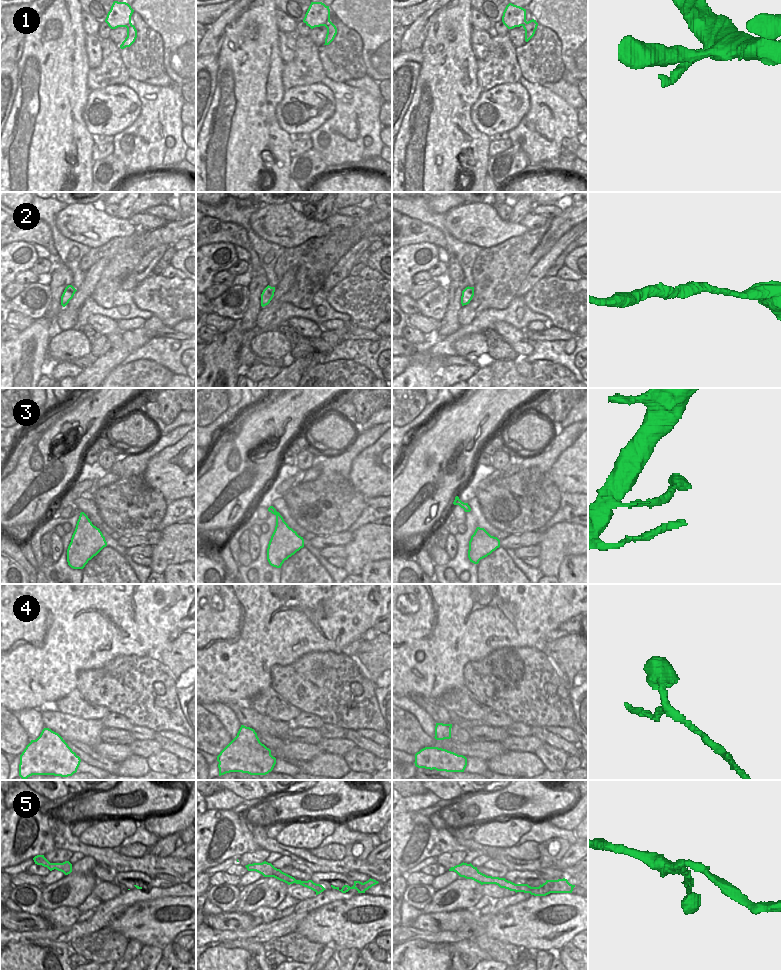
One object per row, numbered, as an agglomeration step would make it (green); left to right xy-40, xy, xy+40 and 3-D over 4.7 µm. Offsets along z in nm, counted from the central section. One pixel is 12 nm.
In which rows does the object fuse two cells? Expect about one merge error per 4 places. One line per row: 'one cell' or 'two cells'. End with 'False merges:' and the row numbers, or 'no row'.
1: one cell
2: one cell
3: one cell
4: one cell
5: one cell
False merges: no row

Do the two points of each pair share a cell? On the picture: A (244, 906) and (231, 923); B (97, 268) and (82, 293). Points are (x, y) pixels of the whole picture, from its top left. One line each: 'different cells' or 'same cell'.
A: different cells
B: same cell

